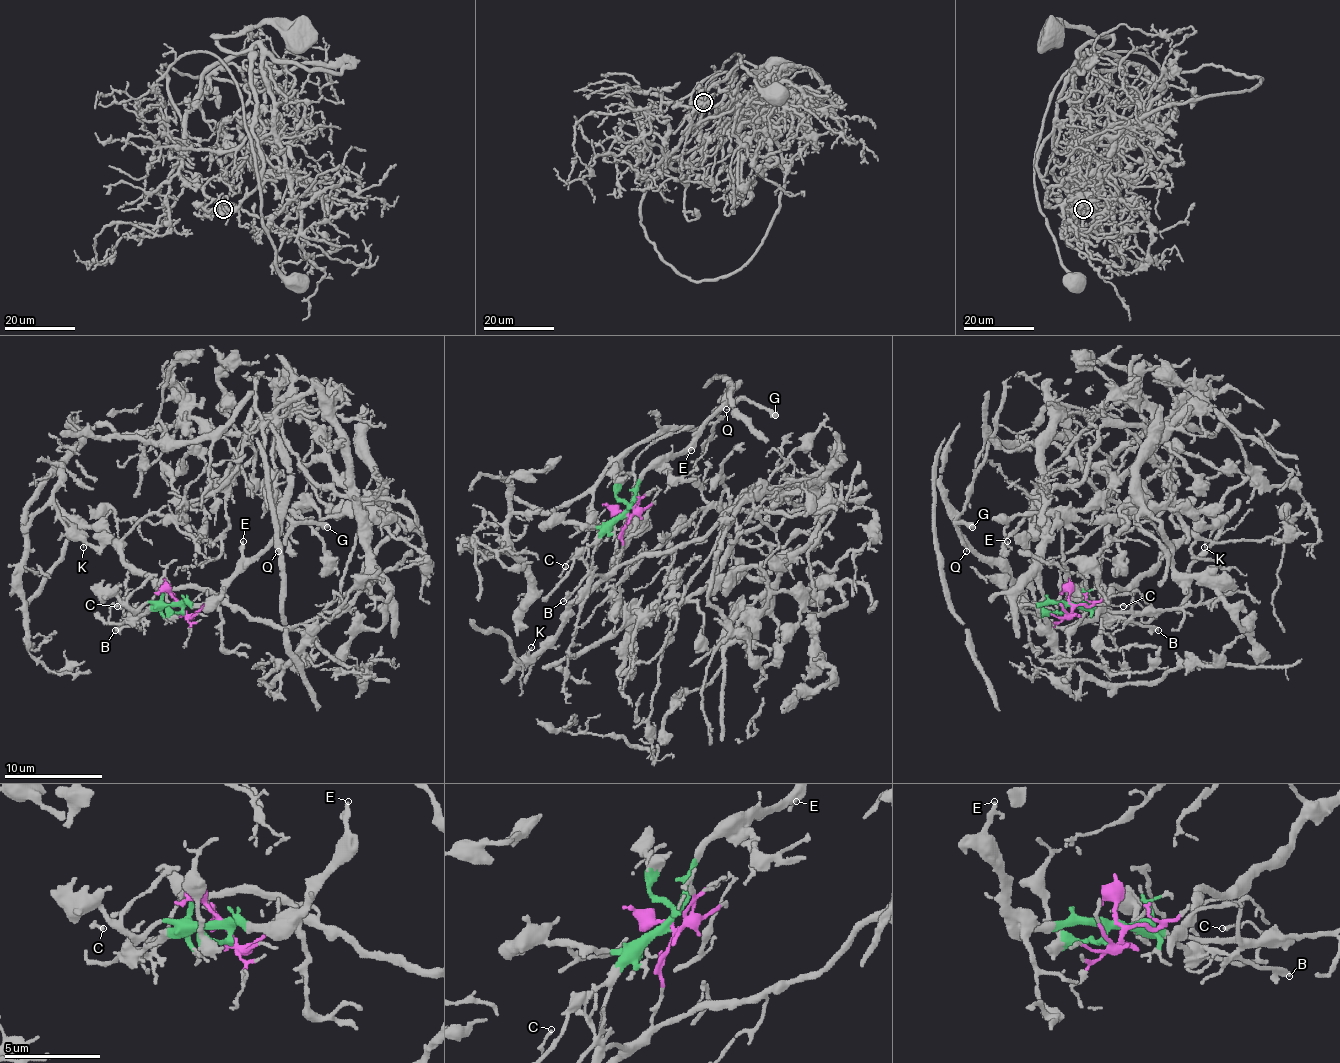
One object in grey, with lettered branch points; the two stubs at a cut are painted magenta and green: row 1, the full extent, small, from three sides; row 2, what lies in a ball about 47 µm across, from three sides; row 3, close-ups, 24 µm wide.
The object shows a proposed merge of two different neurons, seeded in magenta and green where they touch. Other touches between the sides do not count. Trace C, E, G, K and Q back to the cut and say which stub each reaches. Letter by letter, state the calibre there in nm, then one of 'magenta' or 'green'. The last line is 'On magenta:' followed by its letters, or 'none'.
C: 120 nm | green
E: 240 nm | green
G: 480 nm | green
K: 130 nm | magenta
Q: 130 nm | green
On magenta: K

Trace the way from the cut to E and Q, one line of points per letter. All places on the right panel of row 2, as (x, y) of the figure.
E: (1069, 604), (1025, 604), (1015, 594), (1015, 579), (1003, 555), (1007, 540)
Q: (1069, 604), (1025, 604), (1015, 594), (1012, 582), (958, 535), (966, 550)

